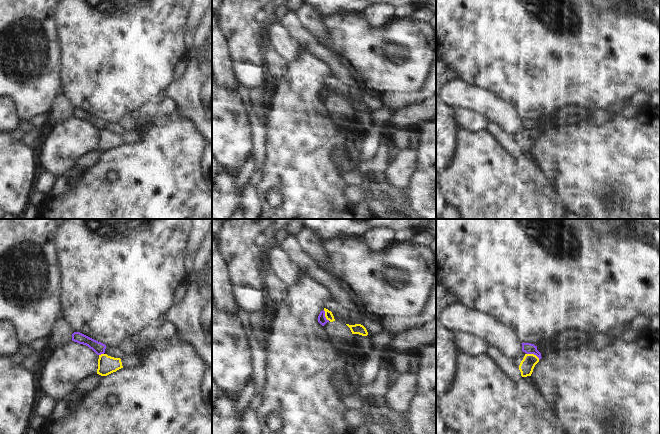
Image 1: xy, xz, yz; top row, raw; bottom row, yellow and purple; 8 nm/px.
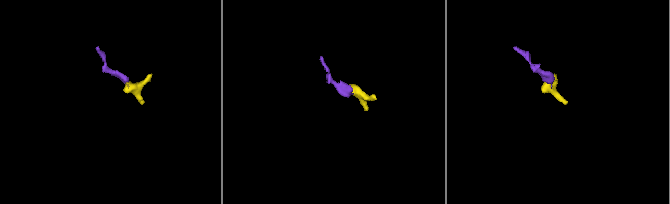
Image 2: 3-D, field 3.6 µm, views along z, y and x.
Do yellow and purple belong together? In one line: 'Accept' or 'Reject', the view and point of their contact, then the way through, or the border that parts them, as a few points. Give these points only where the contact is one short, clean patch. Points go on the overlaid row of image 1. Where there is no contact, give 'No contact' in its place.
Accept. Touches yellow at yz (533, 354). Path across: yz (526, 367), (533, 354), (528, 348)

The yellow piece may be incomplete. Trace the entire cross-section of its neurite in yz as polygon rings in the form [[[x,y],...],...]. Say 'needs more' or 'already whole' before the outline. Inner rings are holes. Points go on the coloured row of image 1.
needs more | [[[521,343],[522,351],[525,356],[519,365],[519,370],[522,377],[531,376],[535,365],[542,358],[541,353],[537,350],[537,346],[531,343]]]

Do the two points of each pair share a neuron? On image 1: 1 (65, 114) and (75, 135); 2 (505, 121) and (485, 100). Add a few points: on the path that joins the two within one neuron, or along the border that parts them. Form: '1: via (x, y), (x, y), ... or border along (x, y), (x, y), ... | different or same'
1: border along (72, 117), (56, 124) | different
2: via (501, 116), (490, 105) | same

